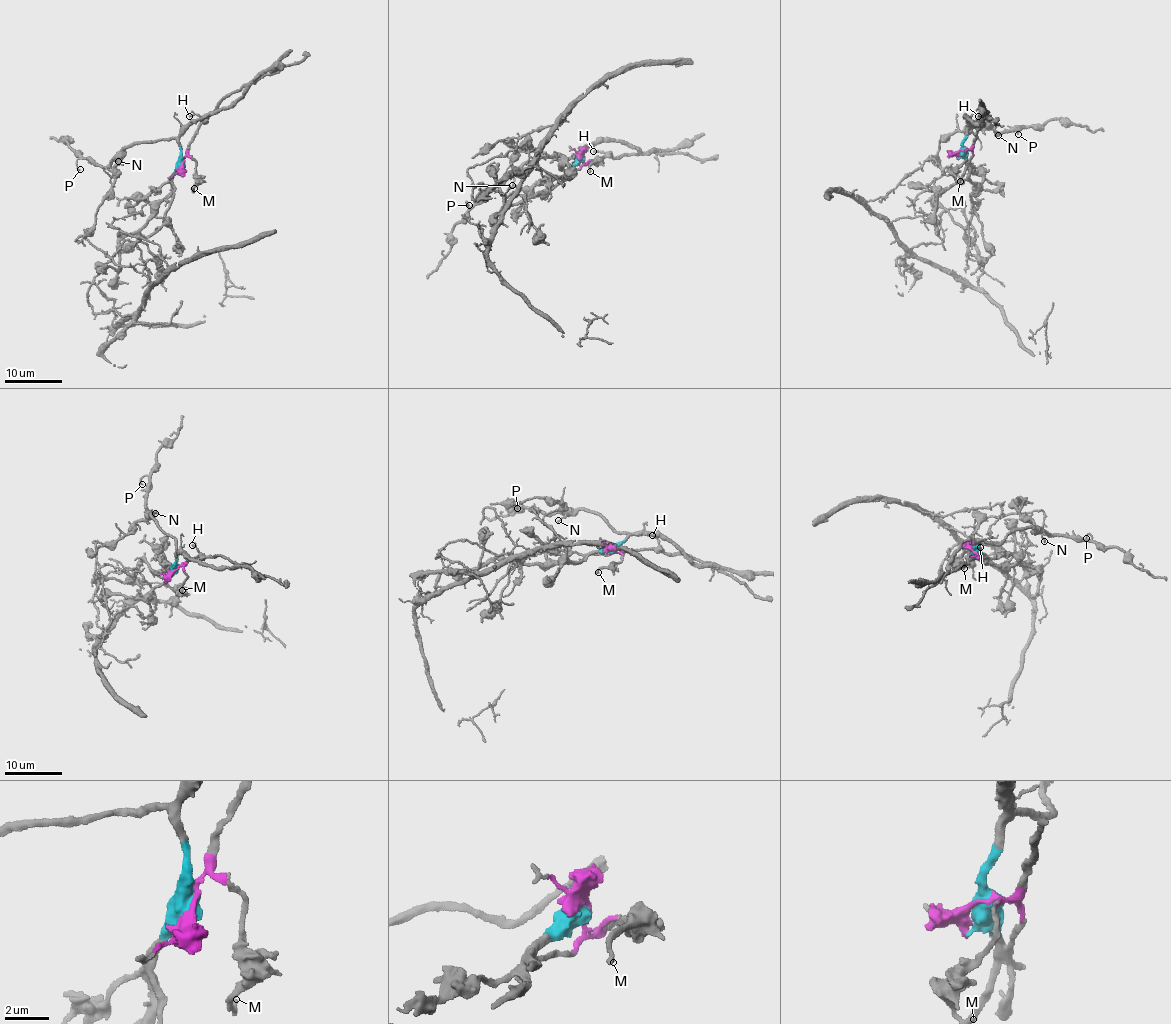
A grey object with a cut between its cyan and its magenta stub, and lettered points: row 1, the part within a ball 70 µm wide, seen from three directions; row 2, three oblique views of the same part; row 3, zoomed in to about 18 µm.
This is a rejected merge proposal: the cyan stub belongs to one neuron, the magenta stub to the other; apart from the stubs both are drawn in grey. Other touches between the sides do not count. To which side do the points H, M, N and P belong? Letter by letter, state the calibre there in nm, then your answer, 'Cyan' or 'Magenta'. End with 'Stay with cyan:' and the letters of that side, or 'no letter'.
H: Thickness 120 nm. Magenta
M: Thickness 240 nm. Magenta
N: Thickness 130 nm. Cyan
P: Thickness 100 nm. Cyan
Stay with cyan: N, P

